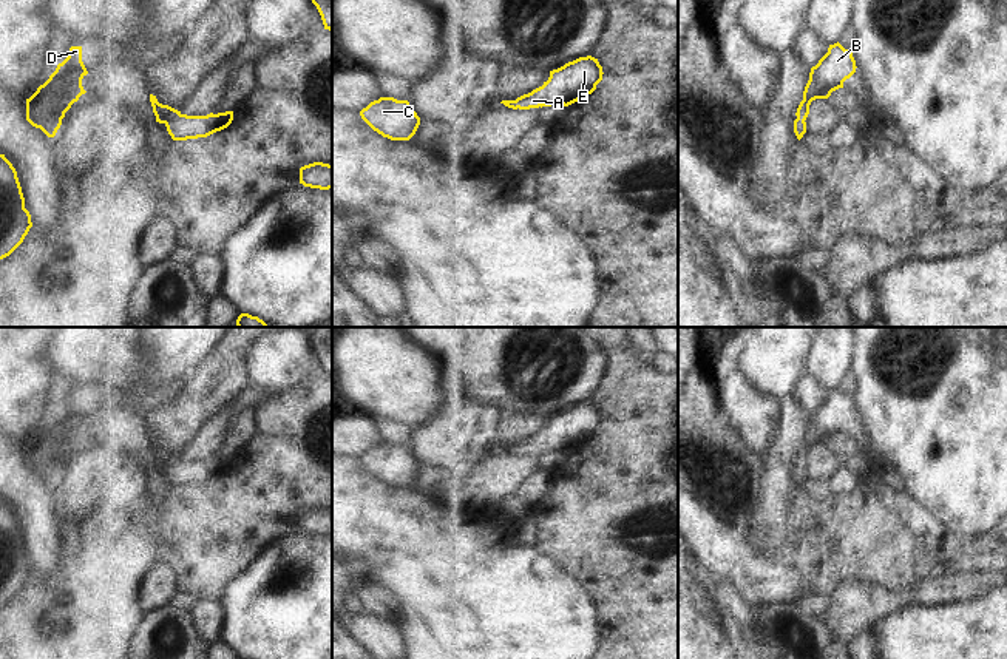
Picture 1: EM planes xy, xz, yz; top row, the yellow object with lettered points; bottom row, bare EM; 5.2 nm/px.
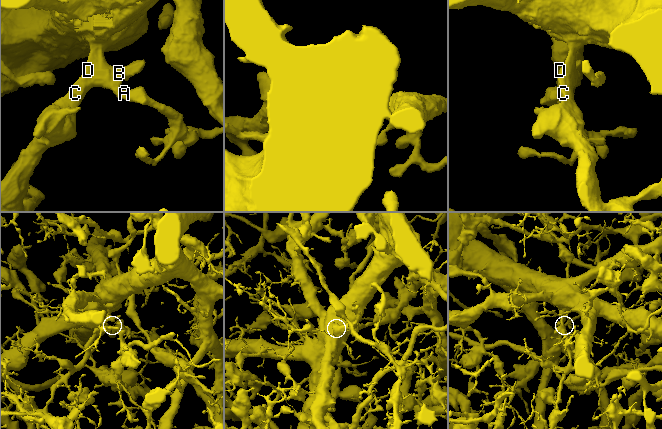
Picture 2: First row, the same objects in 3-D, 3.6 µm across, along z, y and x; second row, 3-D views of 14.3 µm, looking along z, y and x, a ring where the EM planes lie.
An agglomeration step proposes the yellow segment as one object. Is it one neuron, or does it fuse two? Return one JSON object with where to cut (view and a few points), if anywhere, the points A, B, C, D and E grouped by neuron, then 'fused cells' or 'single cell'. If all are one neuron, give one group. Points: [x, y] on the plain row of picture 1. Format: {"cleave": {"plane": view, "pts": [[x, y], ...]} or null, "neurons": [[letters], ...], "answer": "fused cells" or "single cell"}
{"cleave": null, "neurons": [["A", "B", "C", "D", "E"]], "answer": "single cell"}

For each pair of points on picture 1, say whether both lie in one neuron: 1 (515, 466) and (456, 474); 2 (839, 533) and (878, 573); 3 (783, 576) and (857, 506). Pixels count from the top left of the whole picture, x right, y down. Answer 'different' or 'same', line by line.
1: different
2: same
3: different

